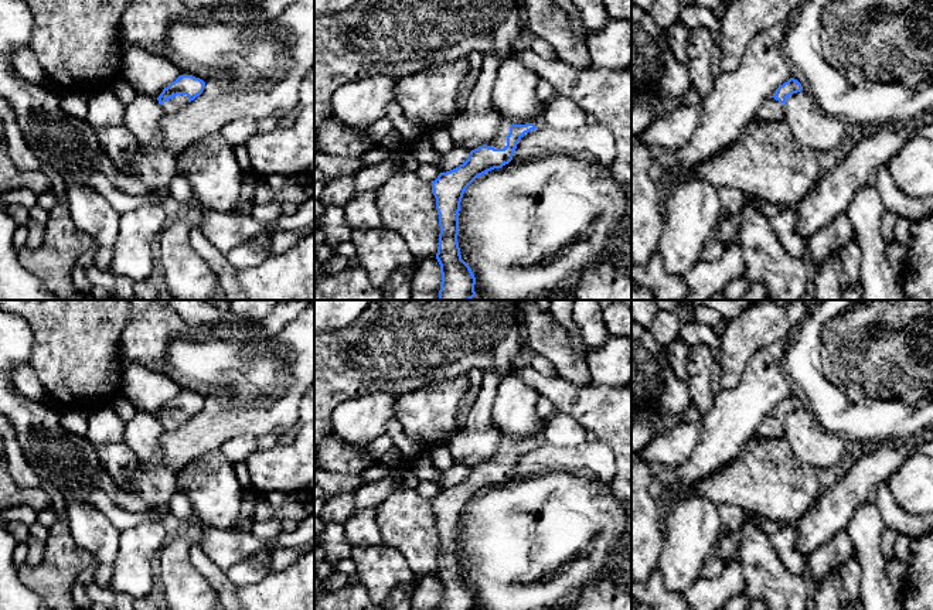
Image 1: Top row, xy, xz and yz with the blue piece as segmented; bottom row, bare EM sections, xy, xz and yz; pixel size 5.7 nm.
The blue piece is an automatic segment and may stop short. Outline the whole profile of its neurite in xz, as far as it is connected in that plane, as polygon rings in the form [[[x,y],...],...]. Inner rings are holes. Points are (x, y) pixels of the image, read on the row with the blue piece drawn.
[[[548,102],[544,103],[542,113],[531,123],[514,125],[511,122],[503,122],[497,136],[493,140],[471,150],[467,160],[463,164],[450,171],[440,173],[437,178],[432,183],[432,191],[436,198],[436,209],[440,226],[439,246],[436,253],[436,259],[440,265],[440,273],[442,273],[439,300],[471,300],[476,296],[474,292],[476,277],[470,266],[462,259],[457,242],[459,211],[466,188],[477,177],[494,168],[501,168],[503,166],[508,164],[513,160],[514,151],[521,137],[531,130],[545,126],[544,112],[546,106]]]

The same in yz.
[[[790,78],[787,82],[780,85],[774,95],[765,100],[765,103],[759,108],[755,119],[759,122],[782,122],[784,120],[786,108],[784,103],[787,98],[793,93],[801,92],[801,84]]]

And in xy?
[[[180,75],[174,82],[163,89],[157,100],[167,112],[176,113],[188,102],[200,96],[204,88],[205,82],[202,79],[193,75]]]

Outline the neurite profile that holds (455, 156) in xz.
[[[453,144],[447,151],[442,153],[442,160],[436,168],[439,173],[450,171],[463,164],[469,154],[470,151],[467,151],[464,147]]]

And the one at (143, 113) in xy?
[[[133,89],[133,99],[126,105],[125,125],[144,149],[153,150],[161,143],[160,120],[166,112],[157,99]]]

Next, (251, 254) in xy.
[[[270,231],[256,235],[253,239],[234,248],[227,253],[228,262],[236,269],[248,269],[261,265],[270,256]]]

